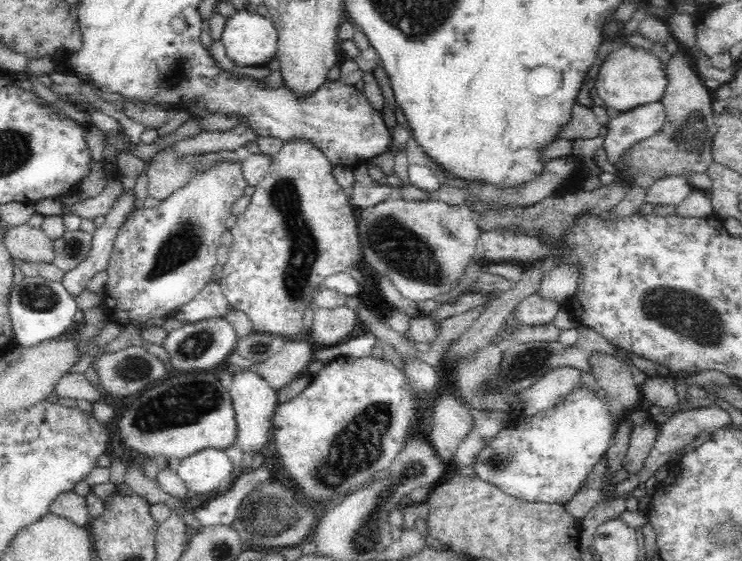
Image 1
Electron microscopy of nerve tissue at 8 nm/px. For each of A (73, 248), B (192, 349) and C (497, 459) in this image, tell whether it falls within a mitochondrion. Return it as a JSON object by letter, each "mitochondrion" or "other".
{"A":"mitochondrion","B":"mitochondrion","C":"mitochondrion"}

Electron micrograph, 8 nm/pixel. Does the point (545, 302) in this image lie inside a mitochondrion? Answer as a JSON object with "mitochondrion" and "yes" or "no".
{"mitochondrion":"no"}

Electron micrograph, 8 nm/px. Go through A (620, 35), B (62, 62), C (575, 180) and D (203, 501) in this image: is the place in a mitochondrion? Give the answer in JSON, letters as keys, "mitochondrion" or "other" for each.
{"A":"other","B":"other","C":"other","D":"other"}

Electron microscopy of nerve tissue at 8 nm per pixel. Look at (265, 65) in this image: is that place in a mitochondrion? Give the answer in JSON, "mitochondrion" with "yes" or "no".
{"mitochondrion":"no"}

